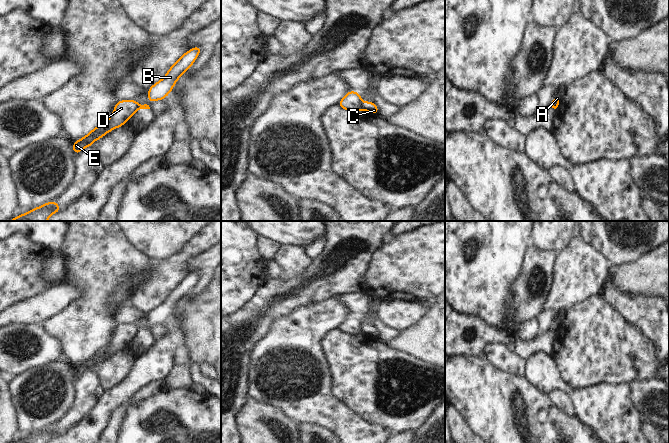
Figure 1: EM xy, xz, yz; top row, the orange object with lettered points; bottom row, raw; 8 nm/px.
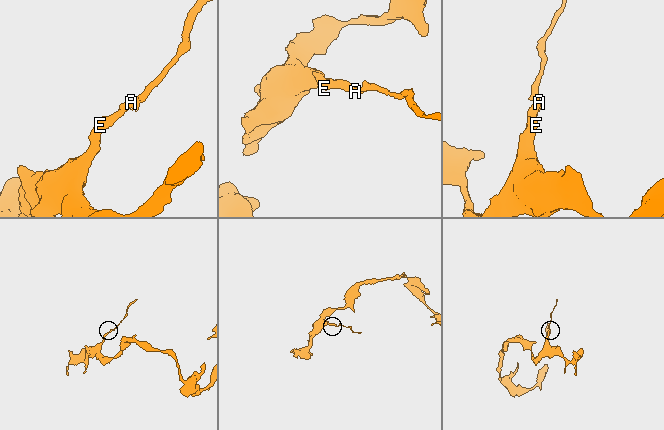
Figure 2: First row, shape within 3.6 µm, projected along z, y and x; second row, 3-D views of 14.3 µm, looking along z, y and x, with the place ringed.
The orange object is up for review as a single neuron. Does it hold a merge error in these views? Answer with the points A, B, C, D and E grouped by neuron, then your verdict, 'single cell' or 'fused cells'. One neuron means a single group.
A D E / B C; fused cells

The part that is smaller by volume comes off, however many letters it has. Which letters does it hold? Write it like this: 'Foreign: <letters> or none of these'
Foreign: B, C

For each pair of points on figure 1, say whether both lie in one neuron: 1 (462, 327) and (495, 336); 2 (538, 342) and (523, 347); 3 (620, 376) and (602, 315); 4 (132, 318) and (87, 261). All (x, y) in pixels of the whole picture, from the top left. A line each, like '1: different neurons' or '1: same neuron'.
1: same neuron
2: same neuron
3: same neuron
4: different neurons

